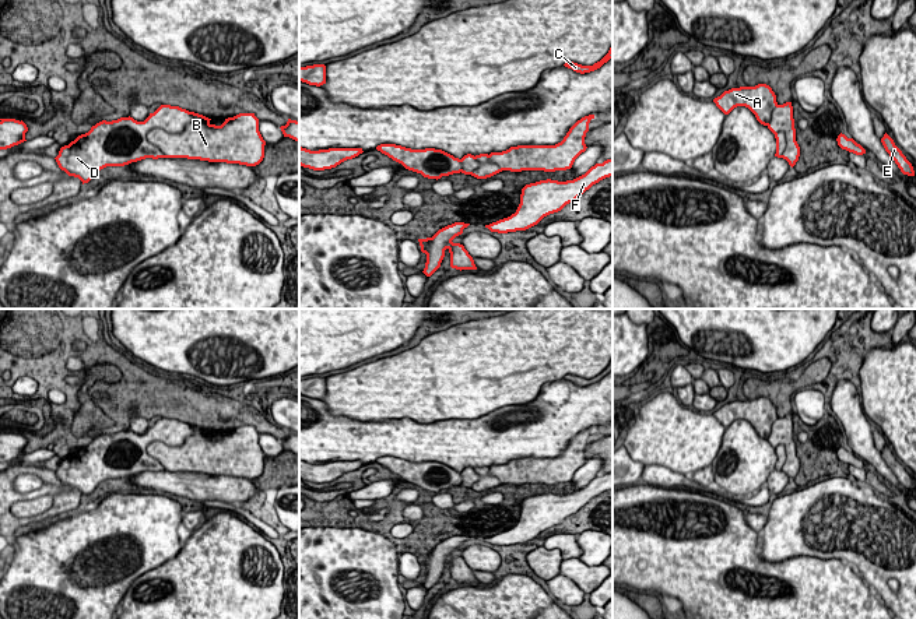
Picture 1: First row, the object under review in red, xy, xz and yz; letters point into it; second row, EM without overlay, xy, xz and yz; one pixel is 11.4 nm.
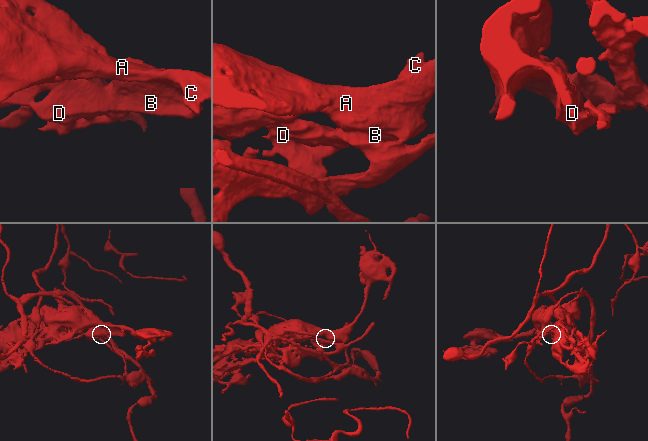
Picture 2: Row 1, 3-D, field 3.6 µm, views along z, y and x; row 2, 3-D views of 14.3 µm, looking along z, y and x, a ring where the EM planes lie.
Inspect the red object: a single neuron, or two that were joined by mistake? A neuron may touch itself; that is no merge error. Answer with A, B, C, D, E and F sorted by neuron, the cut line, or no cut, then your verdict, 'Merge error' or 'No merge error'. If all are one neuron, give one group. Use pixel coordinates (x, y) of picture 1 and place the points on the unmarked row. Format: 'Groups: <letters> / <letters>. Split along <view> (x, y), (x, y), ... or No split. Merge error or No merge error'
Groups: A B C D E F. No split. No merge error

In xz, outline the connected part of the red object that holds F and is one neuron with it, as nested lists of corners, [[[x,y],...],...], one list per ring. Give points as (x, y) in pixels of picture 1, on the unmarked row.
[[[613,471],[596,476],[585,488],[566,495],[540,493],[522,502],[520,517],[515,527],[485,538],[491,545],[508,546],[526,544],[544,530],[561,524],[600,493],[613,489]]]

